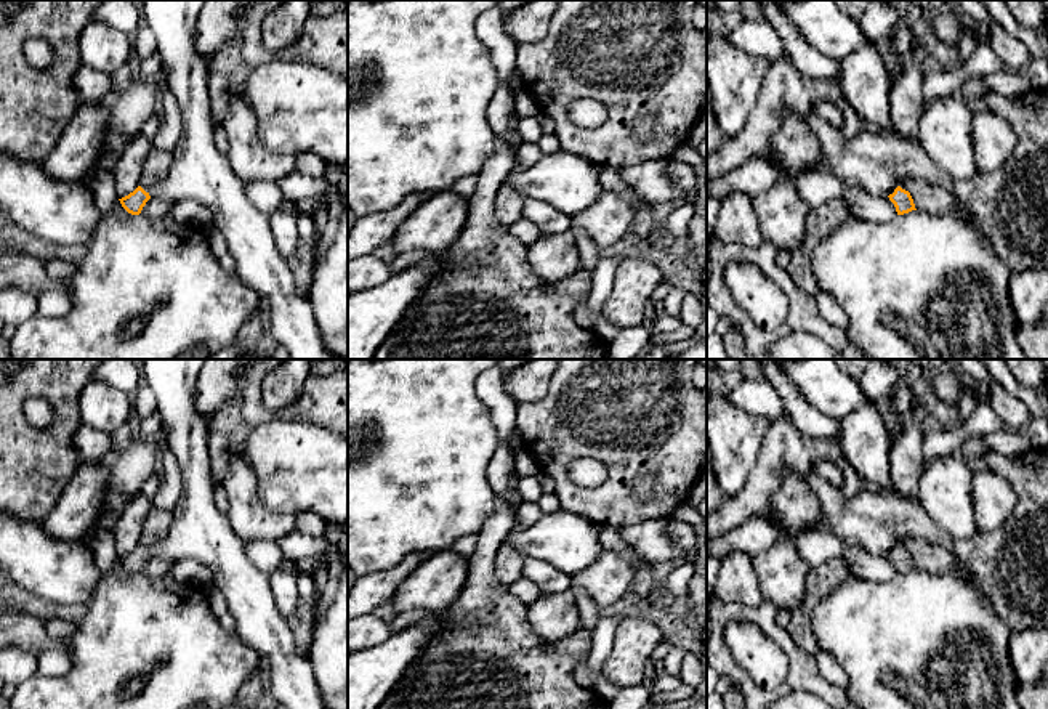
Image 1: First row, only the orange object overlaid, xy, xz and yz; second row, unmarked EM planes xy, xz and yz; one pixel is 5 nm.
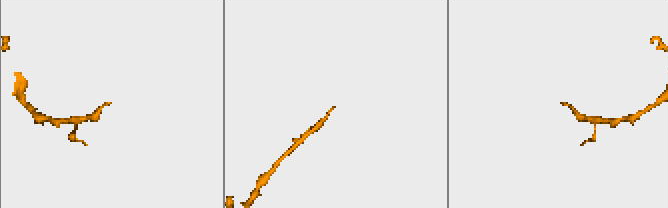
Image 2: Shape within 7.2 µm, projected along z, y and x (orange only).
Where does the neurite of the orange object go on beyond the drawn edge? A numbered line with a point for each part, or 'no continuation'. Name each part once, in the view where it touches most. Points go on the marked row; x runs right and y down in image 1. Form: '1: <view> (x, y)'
1: xy (199, 172)

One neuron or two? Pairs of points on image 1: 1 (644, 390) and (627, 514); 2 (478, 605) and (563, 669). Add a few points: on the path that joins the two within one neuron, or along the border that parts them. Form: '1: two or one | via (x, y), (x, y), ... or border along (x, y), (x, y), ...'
1: one | via (635, 421), (625, 459), (625, 483)
2: one | via (499, 626), (542, 669)

